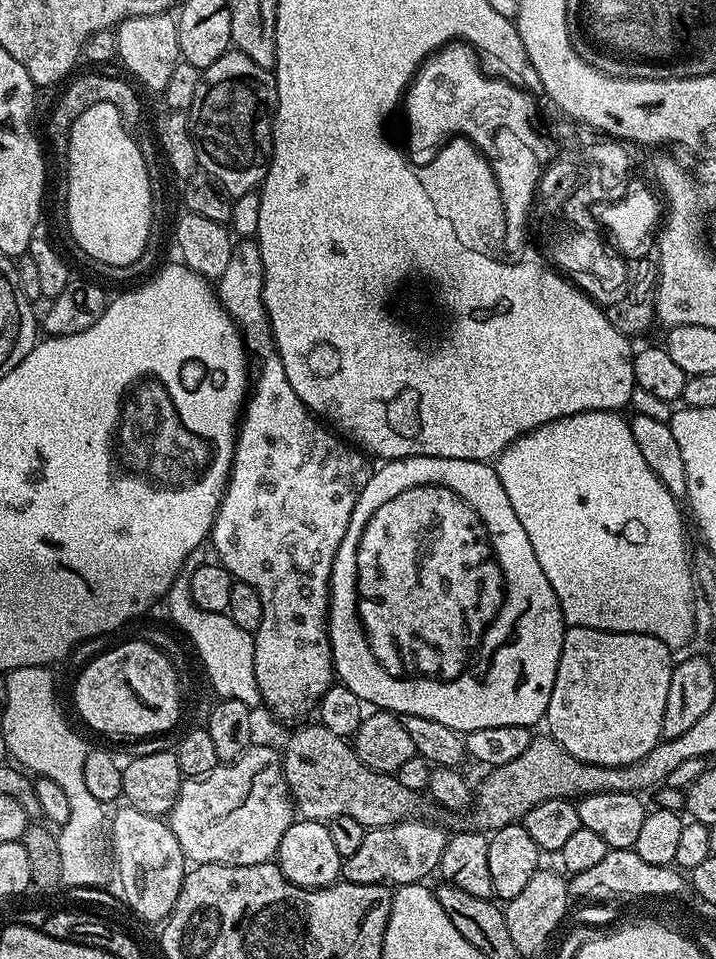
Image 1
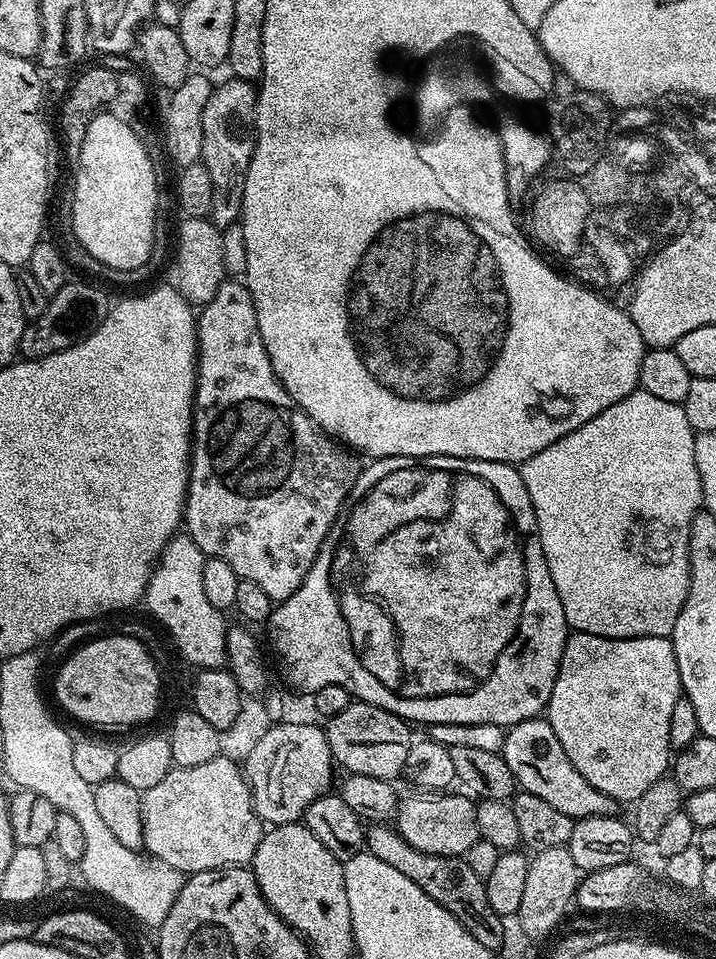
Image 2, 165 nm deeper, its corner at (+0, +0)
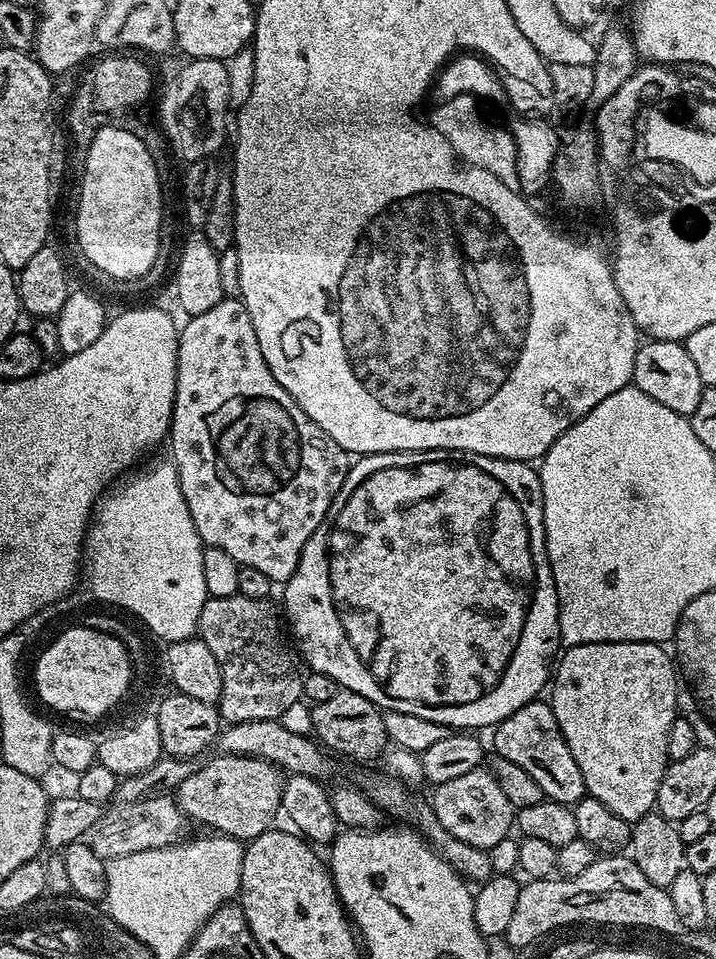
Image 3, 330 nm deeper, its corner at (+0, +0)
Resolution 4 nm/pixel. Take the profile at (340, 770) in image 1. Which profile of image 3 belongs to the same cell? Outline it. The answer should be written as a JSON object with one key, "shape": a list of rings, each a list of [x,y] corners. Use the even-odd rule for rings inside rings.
{"shape":[[[216,754],[213,760],[205,759],[174,790],[174,799],[179,808],[184,811],[189,821],[200,824],[209,824],[209,829],[215,830],[222,836],[233,836],[236,840],[247,842],[258,838],[258,834],[269,831],[273,827],[272,819],[275,818],[276,812],[281,811],[280,799],[284,793],[285,777],[281,769],[275,764],[265,760],[255,760],[252,756],[226,756]]]}

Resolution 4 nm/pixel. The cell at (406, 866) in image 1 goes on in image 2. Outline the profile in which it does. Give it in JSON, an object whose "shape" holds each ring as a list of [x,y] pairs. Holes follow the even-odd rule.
{"shape":[[[416,794],[413,800],[401,799],[394,827],[406,842],[410,842],[410,846],[414,846],[414,850],[422,850],[422,854],[467,857],[470,846],[481,839],[476,821],[477,805],[467,795],[448,795],[452,794]]]}

